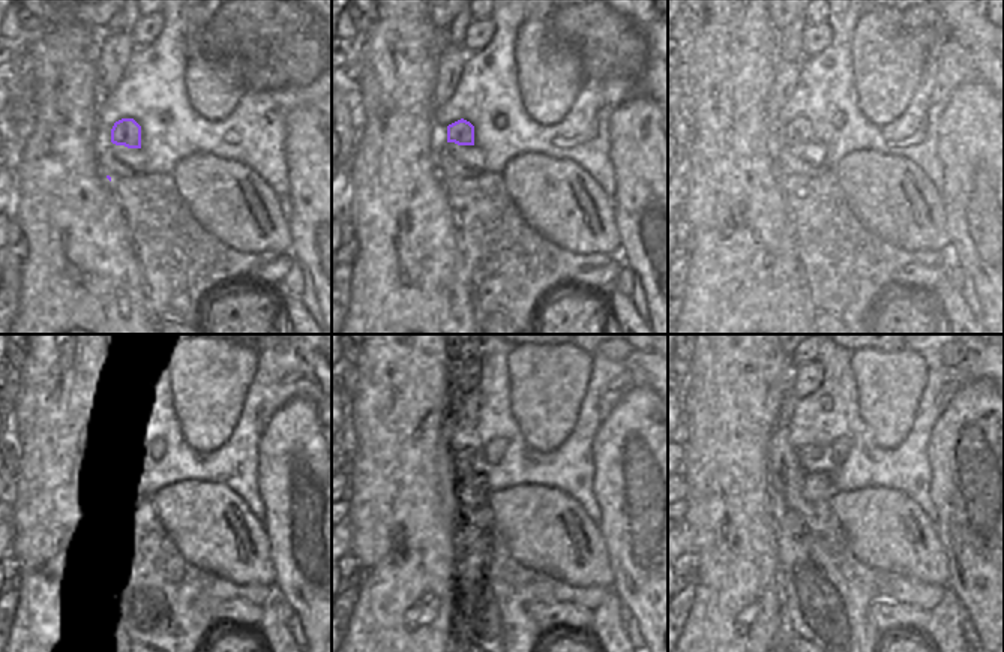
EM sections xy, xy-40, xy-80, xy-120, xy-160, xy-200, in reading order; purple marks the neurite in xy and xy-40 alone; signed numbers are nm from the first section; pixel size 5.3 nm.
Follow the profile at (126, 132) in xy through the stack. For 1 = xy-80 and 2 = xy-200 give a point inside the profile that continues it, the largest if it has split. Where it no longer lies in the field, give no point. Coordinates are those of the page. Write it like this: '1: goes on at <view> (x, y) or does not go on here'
1: goes on at xy-80 (799, 131)
2: goes on at xy-200 (809, 451)

